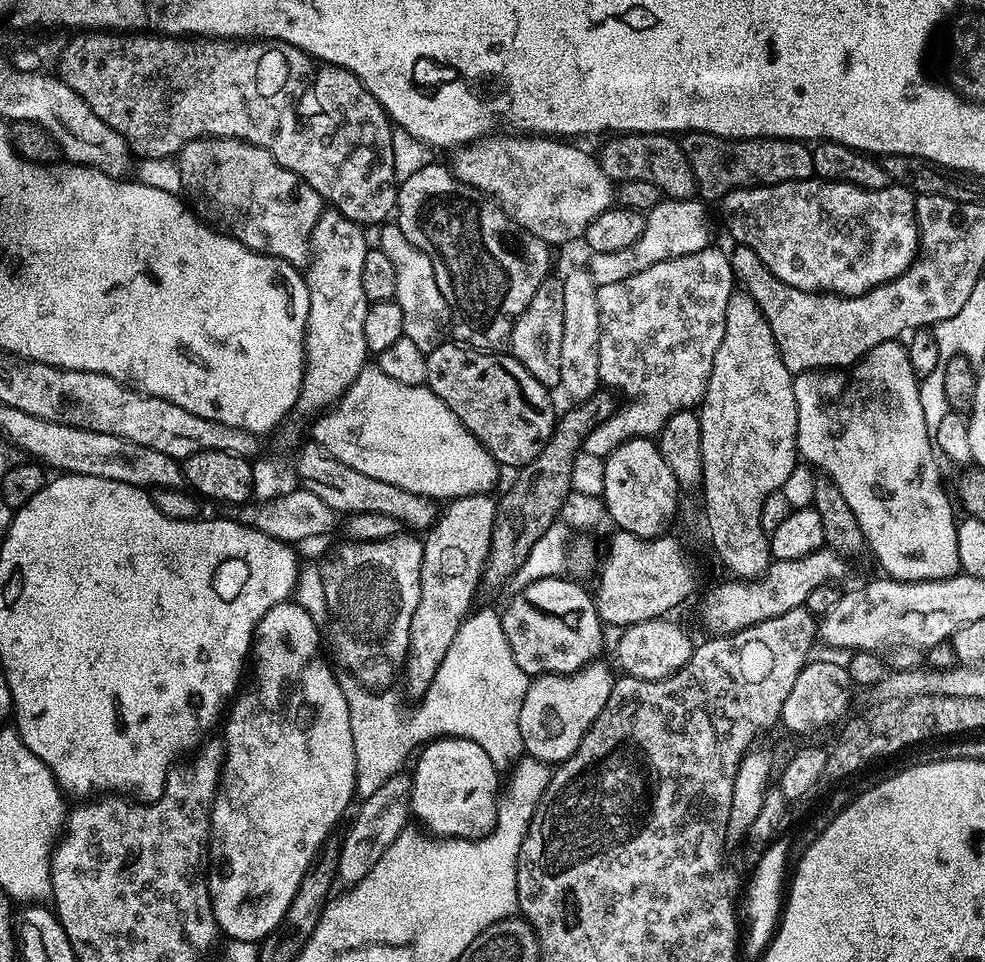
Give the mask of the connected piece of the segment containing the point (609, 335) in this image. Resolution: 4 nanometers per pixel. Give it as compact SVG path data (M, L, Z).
M709 246L697 253L686 254L684 257L670 258L668 261L658 262L633 277L625 278L620 282L611 283L597 287L598 306L600 307L600 383L612 390L625 392L628 396L636 396L629 404L621 403L616 412L606 422L602 422L584 440L583 451L595 456L608 456L611 452L626 440L632 440L635 436L645 438L655 437L664 428L664 424L676 412L692 410L704 399L704 391L710 378L710 370L714 366L714 354L718 354L718 346L722 342L722 334L726 330L726 304L730 302L734 291L734 277L732 274L732 261L729 253L719 252L715 246Z

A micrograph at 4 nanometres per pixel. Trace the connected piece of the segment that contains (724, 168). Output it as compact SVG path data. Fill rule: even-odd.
M685 132L679 137L679 142L682 154L686 154L686 162L690 162L699 199L704 202L719 202L726 194L739 188L764 188L768 184L811 180L814 176L812 148L798 140L779 140L769 136L761 140L731 140L709 132Z

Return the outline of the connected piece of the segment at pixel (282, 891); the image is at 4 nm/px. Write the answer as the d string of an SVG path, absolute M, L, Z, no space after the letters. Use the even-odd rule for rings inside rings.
M285 602L283 604L276 604L270 610L266 612L263 618L258 622L256 627L256 634L254 637L254 643L250 649L251 659L256 659L256 685L253 686L249 692L241 691L239 695L235 697L236 705L232 708L232 714L226 728L226 738L223 739L224 745L224 770L220 778L220 787L216 789L216 801L212 803L212 839L210 841L210 867L208 870L208 889L210 890L210 898L212 899L212 909L214 910L214 918L216 919L217 929L221 933L224 932L228 935L229 941L233 940L247 940L249 942L259 942L265 940L269 934L271 934L278 925L284 920L285 914L290 910L291 903L294 902L294 896L298 894L298 888L305 875L307 875L309 868L316 863L322 849L329 843L328 835L336 828L336 823L344 816L344 811L348 807L351 809L354 804L354 797L356 796L356 763L354 762L354 734L350 734L350 710L346 706L346 698L342 694L340 689L340 681L337 673L332 673L332 668L328 665L326 657L320 653L320 632L322 636L321 625L314 619L310 618L310 614L306 610L302 610L302 606L295 602Z

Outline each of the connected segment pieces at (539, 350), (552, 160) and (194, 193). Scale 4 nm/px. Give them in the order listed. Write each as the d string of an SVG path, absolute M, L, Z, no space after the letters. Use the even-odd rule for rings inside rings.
M550 274L546 277L542 286L534 290L530 306L526 306L526 310L522 310L522 314L514 322L510 337L511 356L522 362L522 366L526 366L526 370L530 370L530 374L534 374L534 378L538 378L538 382L542 382L542 386L549 390L559 389L562 378L563 289L564 282L559 275Z
M488 136L467 145L455 162L452 169L460 181L474 185L480 192L497 199L500 206L513 219L516 219L525 230L542 238L549 246L579 241L589 228L590 222L616 202L614 182L602 170L599 159L564 140L551 137L509 136L500 138Z
M205 136L191 140L178 153L182 174L183 195L199 219L209 228L233 236L250 250L273 256L304 270L312 259L312 231L318 218L326 211L326 201L300 180L298 174L286 170L264 148L247 144L245 140L227 140L225 136Z

